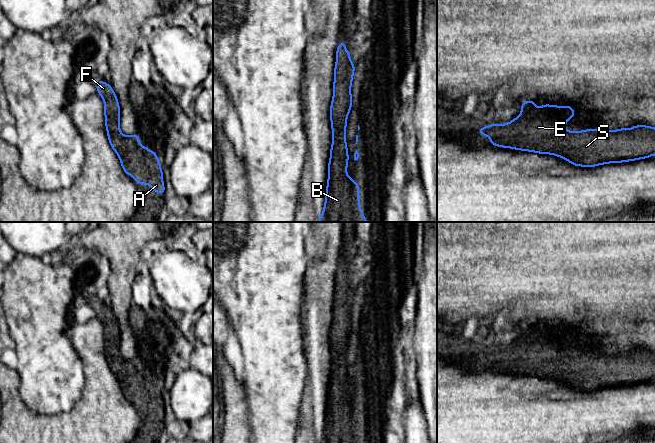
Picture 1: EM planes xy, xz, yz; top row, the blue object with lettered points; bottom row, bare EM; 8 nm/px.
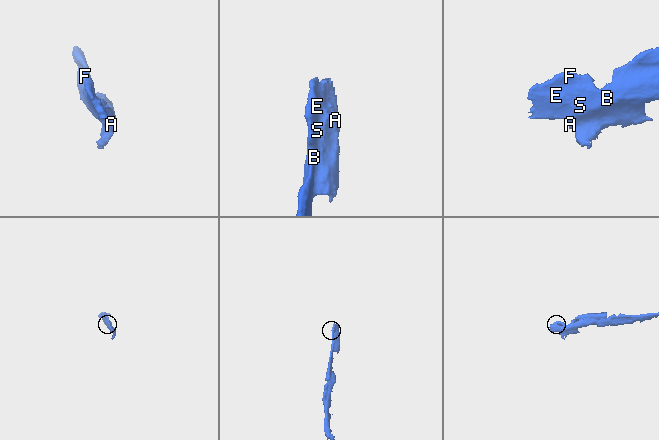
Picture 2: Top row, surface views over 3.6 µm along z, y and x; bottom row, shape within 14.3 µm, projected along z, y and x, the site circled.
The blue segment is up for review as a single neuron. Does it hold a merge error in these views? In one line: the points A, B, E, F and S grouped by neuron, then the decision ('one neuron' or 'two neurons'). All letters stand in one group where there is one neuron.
A B E F S; one neuron

